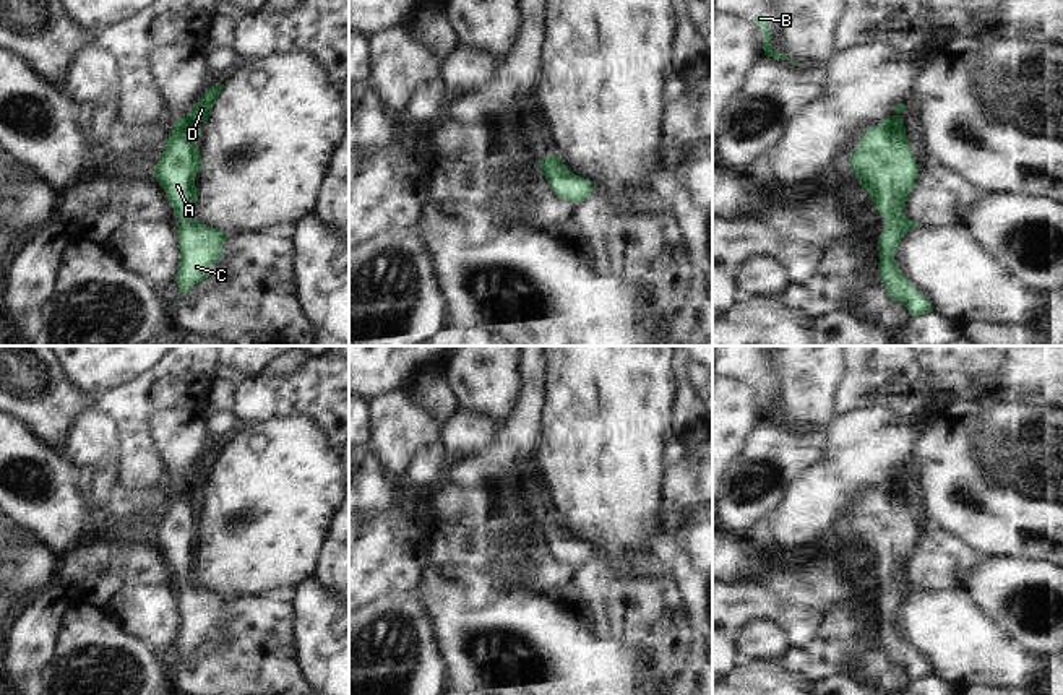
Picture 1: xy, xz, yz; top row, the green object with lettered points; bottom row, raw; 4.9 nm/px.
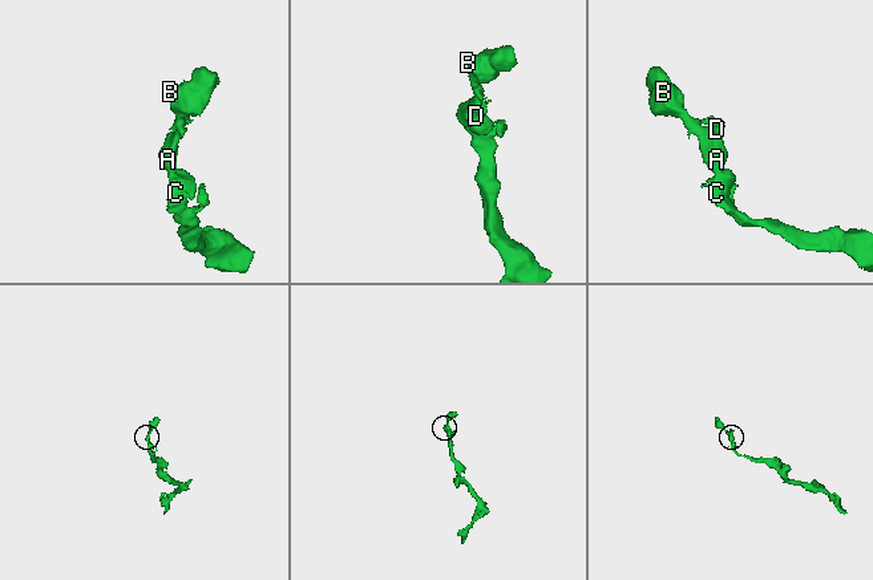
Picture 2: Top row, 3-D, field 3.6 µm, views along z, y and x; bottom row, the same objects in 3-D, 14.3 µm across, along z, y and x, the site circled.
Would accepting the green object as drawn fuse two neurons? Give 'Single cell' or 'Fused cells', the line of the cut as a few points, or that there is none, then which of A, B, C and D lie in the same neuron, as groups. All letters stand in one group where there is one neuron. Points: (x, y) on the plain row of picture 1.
Single cell. No split. Groups: A B C D.

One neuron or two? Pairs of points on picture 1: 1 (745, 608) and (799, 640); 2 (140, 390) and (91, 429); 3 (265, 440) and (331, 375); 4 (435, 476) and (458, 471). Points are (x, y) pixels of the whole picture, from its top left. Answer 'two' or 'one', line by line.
1: one
2: two
3: two
4: two

